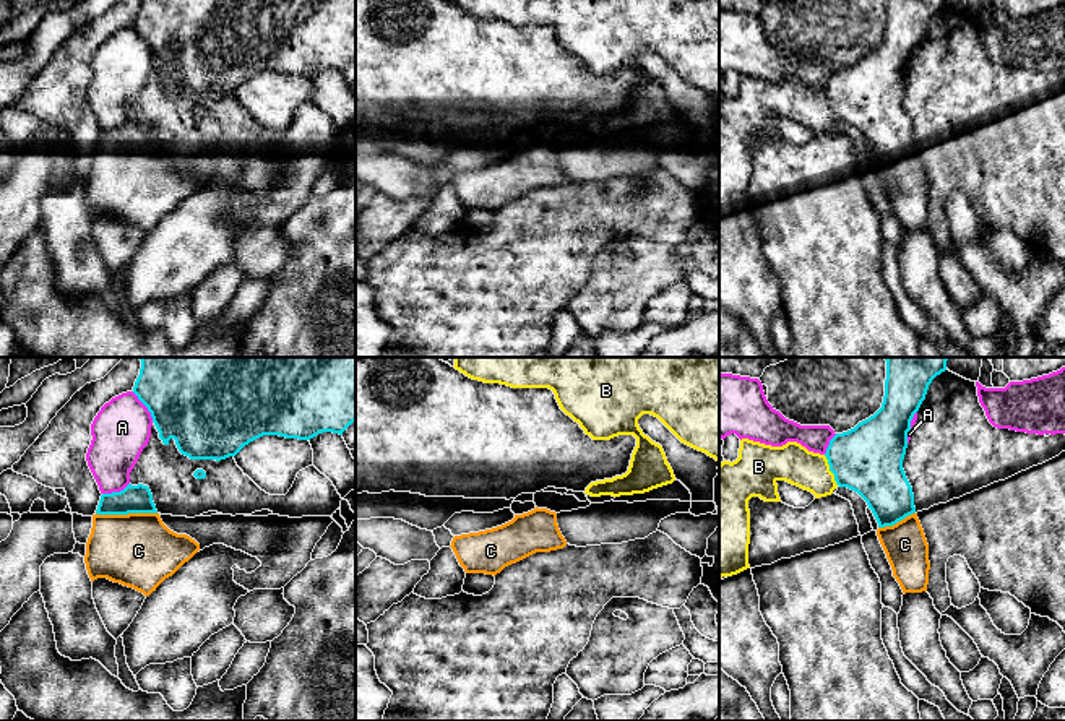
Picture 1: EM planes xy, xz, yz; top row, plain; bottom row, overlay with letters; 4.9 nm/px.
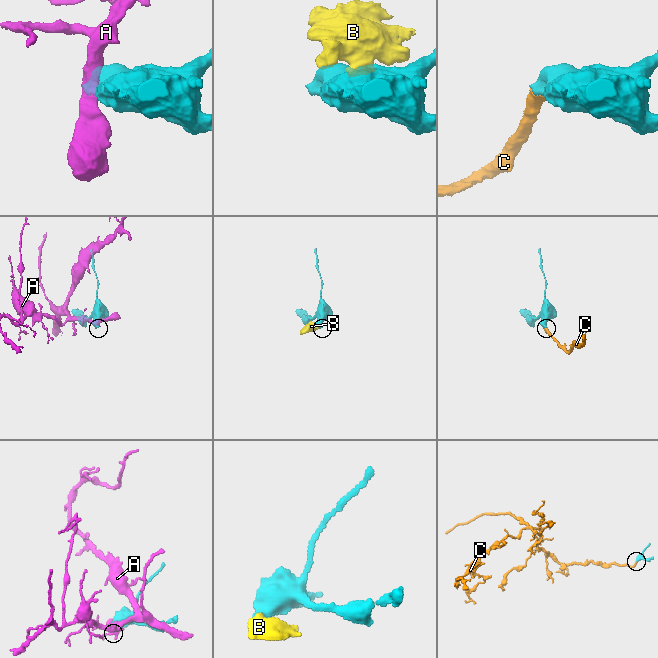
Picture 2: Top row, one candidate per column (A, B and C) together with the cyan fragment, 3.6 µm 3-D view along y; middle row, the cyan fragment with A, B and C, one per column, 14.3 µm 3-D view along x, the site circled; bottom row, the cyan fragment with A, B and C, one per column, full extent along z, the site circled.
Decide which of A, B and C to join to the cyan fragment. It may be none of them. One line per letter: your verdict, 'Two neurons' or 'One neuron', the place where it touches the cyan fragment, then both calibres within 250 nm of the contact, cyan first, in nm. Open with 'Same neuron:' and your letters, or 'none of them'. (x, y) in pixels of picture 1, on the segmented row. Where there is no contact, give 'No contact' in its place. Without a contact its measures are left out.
Same neuron: C
A: Two neurons. Touches cyan at xy (145, 405). Thickness 500 nm (cyan) against 280 nm
B: Two neurons. Touches cyan at yz (830, 470). Thickness 340 nm (cyan) against 190 nm
C: One neuron. Touches cyan at xy (127, 513). Thickness 140 nm (cyan) against 360 nm

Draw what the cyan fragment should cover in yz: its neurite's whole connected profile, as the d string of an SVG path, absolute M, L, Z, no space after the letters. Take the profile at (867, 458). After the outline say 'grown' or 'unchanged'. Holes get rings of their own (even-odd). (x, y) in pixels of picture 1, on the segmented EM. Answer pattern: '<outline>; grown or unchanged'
M885 357L886 380L882 408L854 429L836 434L826 448L830 471L839 487L857 492L872 510L878 541L903 593L922 593L929 585L929 544L914 507L912 487L903 469L911 421L932 380L946 370L948 357Z; grown

